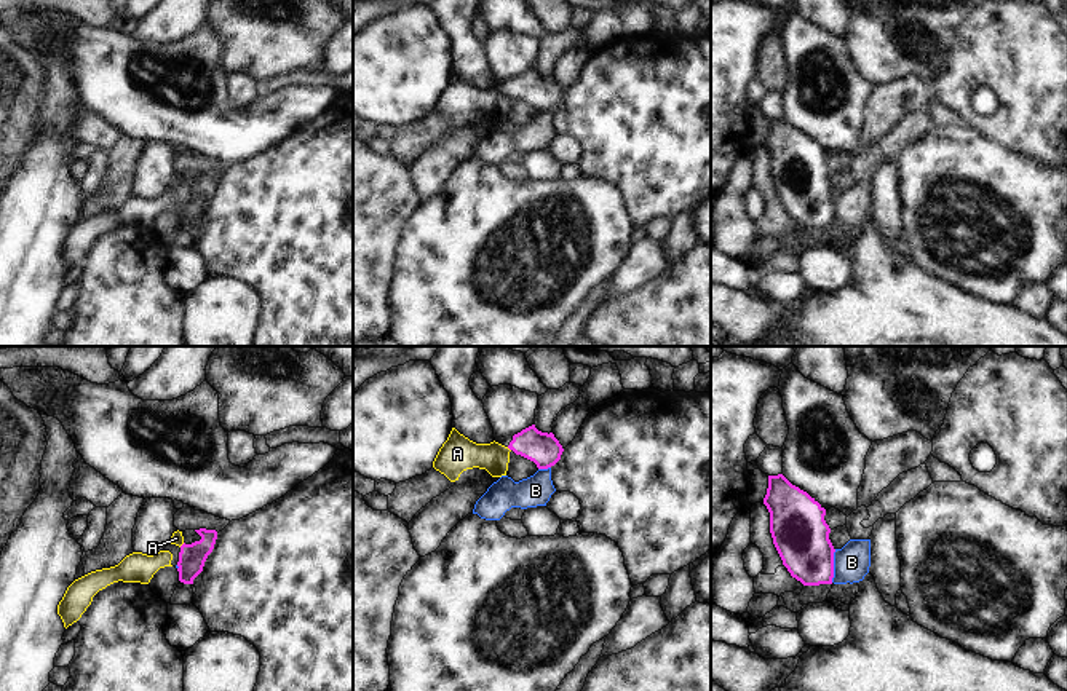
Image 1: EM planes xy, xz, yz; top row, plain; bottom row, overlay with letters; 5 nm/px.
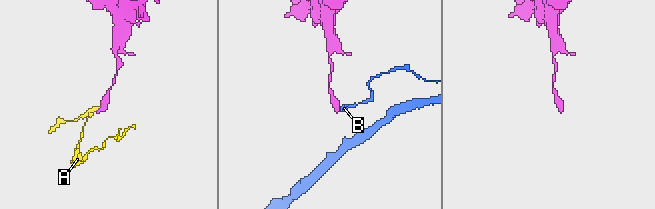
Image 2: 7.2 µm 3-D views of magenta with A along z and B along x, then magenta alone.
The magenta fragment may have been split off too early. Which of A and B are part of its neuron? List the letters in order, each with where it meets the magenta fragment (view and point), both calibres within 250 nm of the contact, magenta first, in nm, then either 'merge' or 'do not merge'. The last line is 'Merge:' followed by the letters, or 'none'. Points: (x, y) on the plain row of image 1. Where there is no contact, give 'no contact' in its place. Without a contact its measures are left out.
A: xy (182, 187) | 140/60 nm | do not merge
B: yz (832, 208) | 280/180 nm | do not merge
Merge: none

